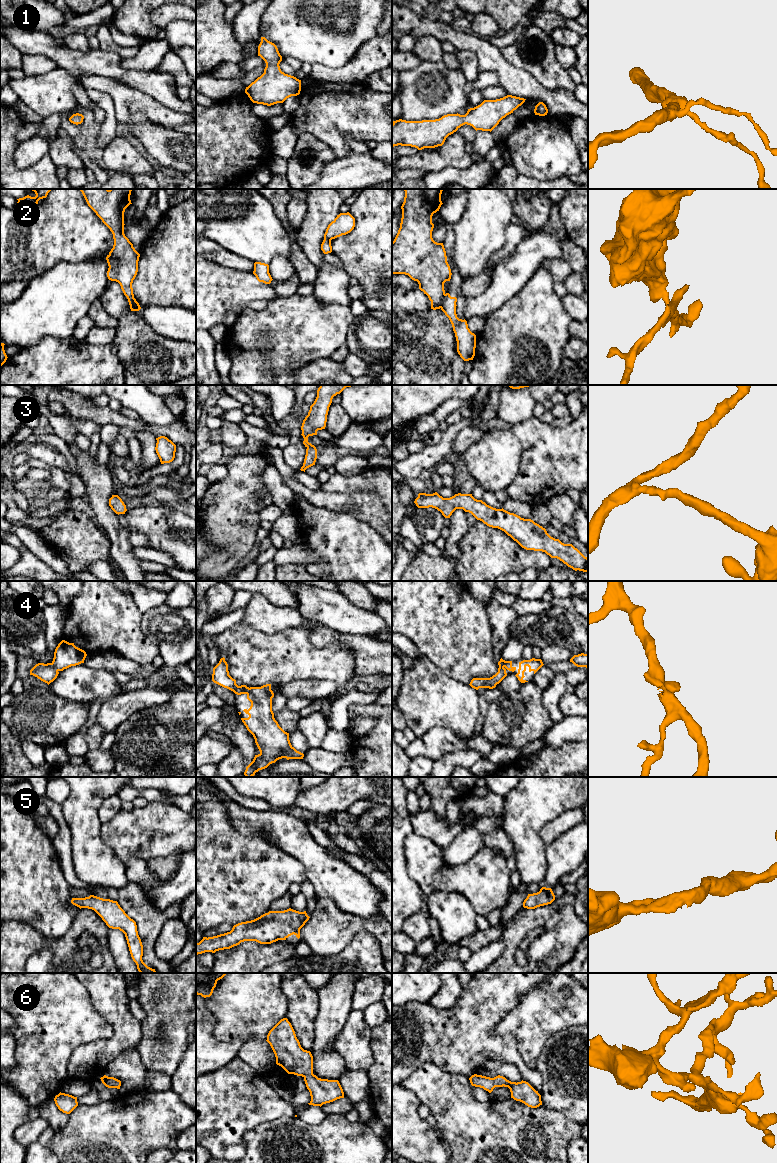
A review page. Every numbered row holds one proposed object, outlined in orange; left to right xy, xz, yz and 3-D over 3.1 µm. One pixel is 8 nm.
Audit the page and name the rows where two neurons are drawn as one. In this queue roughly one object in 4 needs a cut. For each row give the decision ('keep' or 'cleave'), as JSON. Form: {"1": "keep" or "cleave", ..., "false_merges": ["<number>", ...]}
{"1": "keep", "2": "cleave", "3": "keep", "4": "keep", "5": "keep", "6": "keep", "false_merges": ["2"]}

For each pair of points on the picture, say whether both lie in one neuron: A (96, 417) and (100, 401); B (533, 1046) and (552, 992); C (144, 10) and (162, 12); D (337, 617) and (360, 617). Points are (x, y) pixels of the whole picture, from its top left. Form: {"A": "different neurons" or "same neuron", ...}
{"A": "different neurons", "B": "same neuron", "C": "different neurons", "D": "same neuron"}

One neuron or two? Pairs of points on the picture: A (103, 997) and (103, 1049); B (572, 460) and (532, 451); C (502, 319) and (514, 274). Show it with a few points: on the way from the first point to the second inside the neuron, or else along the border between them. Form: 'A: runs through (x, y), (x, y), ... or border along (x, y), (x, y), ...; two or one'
A: runs through (115, 1010), (117, 1013), (116, 1037); one
B: runs through (562, 459), (554, 459), (546, 451), (542, 451); one
C: border along (525, 285), (489, 315); two

